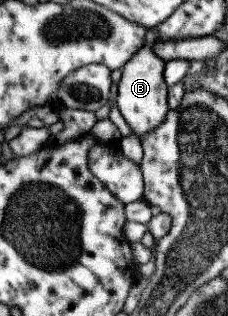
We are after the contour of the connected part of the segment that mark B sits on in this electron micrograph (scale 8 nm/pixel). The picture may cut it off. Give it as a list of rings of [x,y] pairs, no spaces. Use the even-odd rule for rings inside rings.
[[[147,44],[137,50],[121,67],[120,79],[116,84],[116,107],[129,126],[130,135],[137,140],[160,126],[167,113],[167,84],[163,82],[163,65],[165,62],[153,53],[151,46]]]

